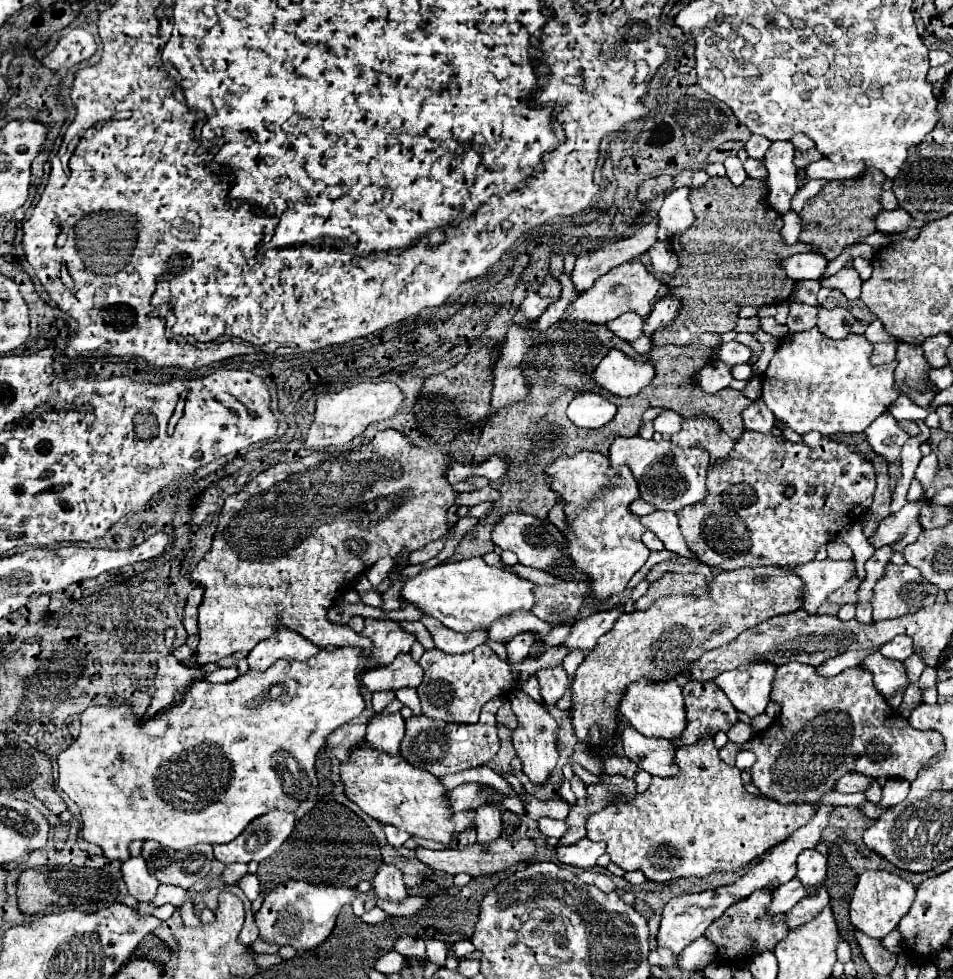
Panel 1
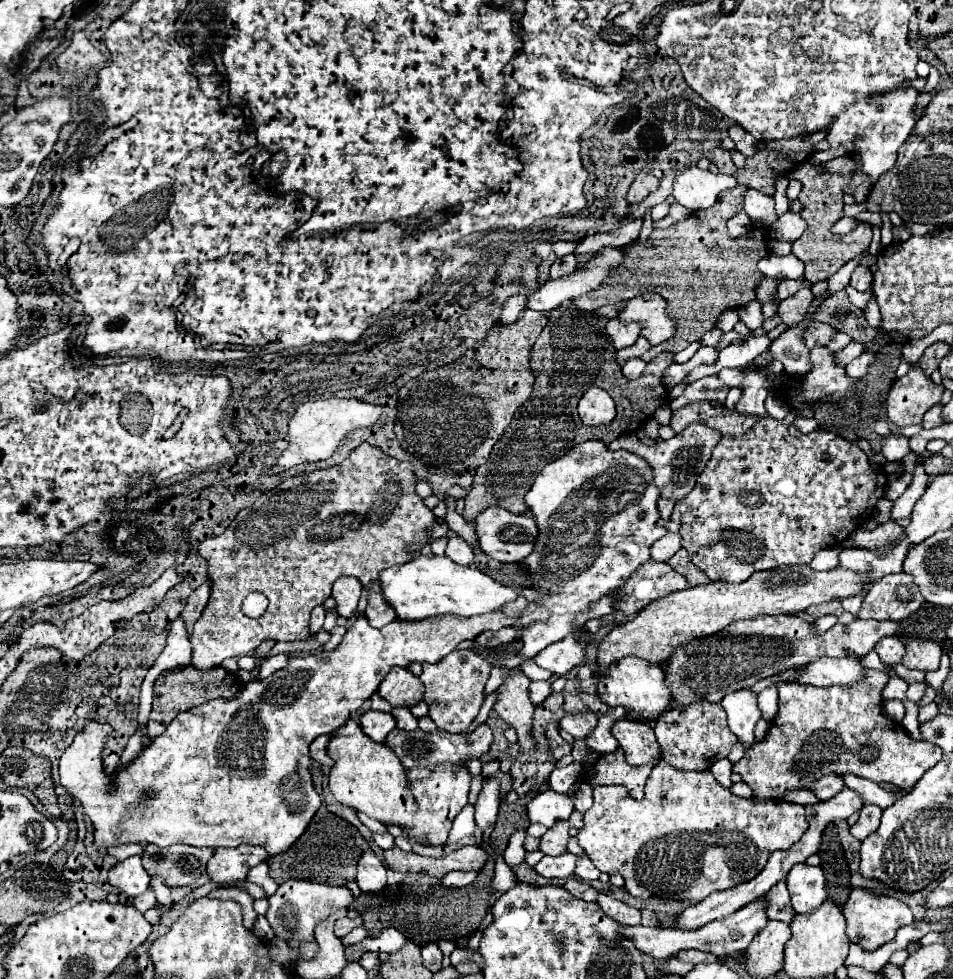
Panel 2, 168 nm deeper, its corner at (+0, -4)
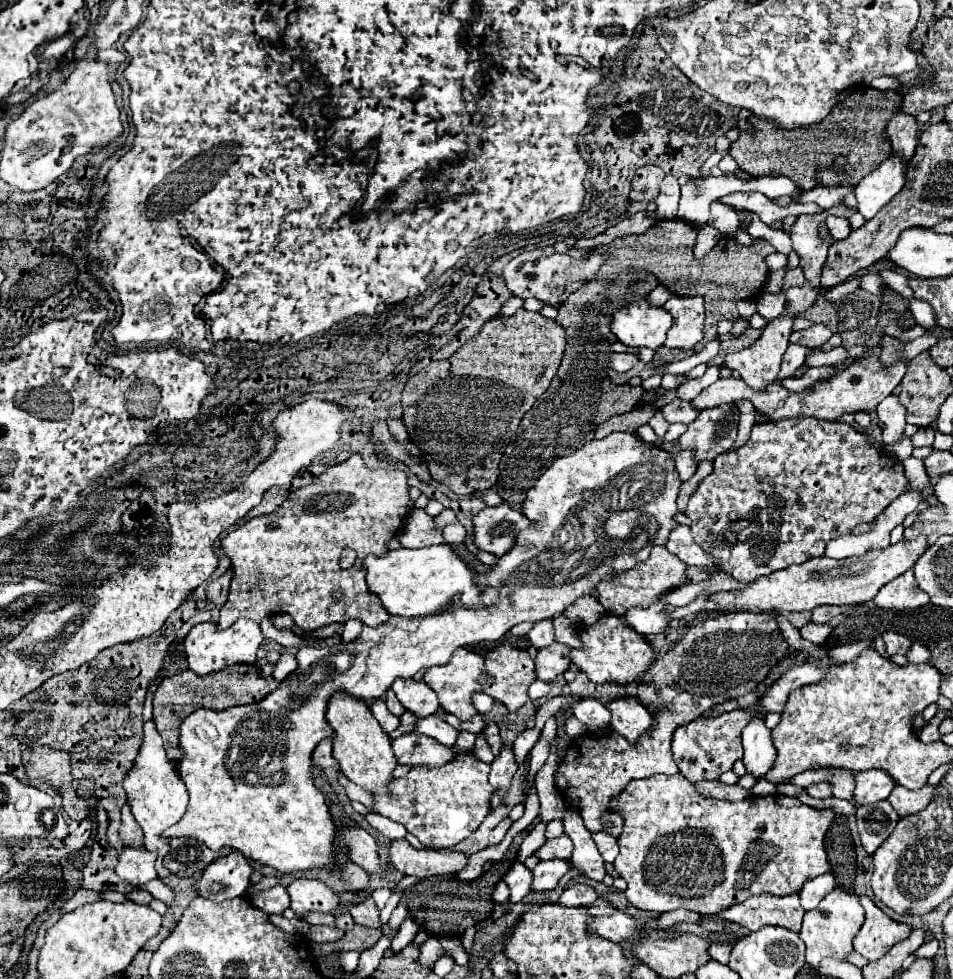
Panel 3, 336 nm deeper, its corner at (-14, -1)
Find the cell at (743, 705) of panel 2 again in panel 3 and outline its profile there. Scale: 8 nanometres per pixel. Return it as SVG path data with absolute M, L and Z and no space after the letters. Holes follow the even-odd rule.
M754 717L748 727L742 731L742 745L744 745L744 765L746 773L762 779L774 765L776 749L770 737L770 729L764 725L764 719Z

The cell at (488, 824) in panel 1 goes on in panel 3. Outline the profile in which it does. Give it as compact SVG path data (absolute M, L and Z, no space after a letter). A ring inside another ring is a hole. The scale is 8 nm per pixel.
M502 745L500 755L496 755L490 765L492 765L490 785L494 785L498 789L494 793L494 797L492 797L492 807L496 807L496 805L500 805L502 795L510 789L510 781L512 781L514 773L518 771L518 763L516 763L512 745Z

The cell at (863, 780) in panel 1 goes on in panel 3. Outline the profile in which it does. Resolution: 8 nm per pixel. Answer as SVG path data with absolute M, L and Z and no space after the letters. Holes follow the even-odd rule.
M816 783L816 785L806 787L806 793L816 799L828 799L828 797L832 797L832 787L826 783Z

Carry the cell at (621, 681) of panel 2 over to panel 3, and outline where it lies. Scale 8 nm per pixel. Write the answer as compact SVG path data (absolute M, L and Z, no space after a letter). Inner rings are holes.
M604 613L596 623L578 627L578 639L582 647L572 649L566 657L570 657L572 665L576 665L582 673L588 675L594 683L618 683L628 685L634 683L638 677L642 677L652 663L652 649L646 643L646 639L628 625L622 625L622 619L618 615Z

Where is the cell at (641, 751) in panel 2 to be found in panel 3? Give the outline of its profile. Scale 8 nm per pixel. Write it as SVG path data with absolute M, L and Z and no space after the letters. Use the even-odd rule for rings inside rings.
M636 697L612 699L606 707L612 713L610 727L622 737L626 737L630 743L636 743L642 731L648 731L654 727L652 715Z

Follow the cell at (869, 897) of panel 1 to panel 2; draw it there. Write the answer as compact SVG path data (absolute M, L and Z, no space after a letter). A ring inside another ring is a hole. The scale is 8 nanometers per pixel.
M854 888L850 892L846 906L844 906L844 918L848 922L846 934L848 934L850 942L856 942L866 950L880 948L882 944L890 942L896 936L896 930L900 926L914 922L912 910L908 908L906 902L902 902L894 896L886 896L886 894L878 894L874 890L866 890L866 888Z

